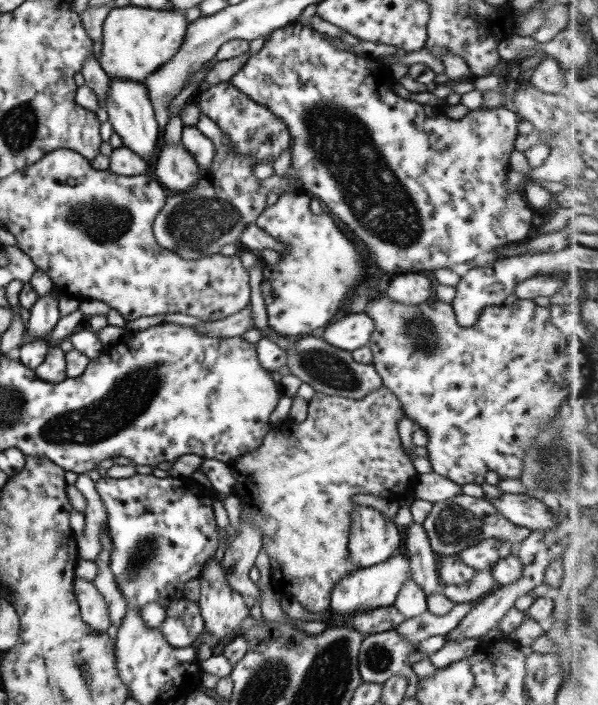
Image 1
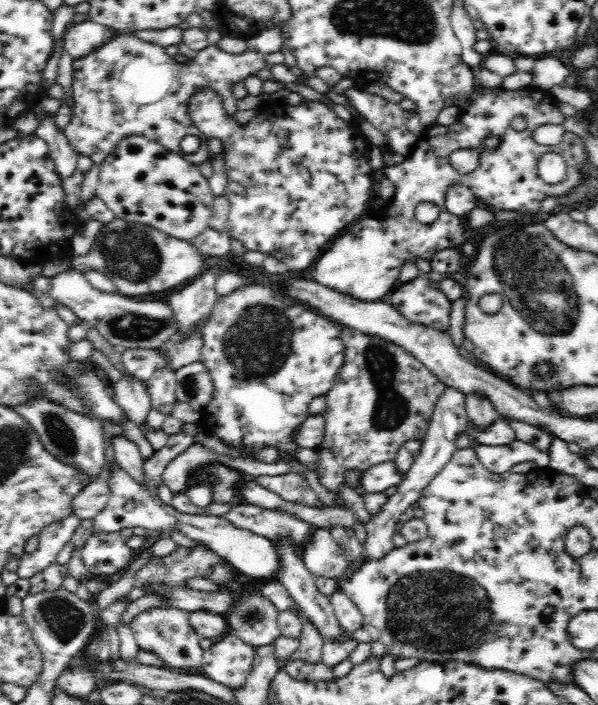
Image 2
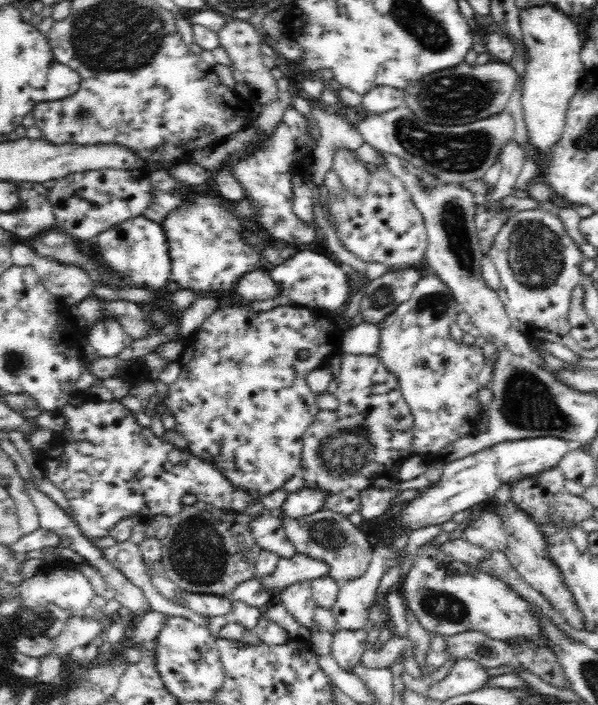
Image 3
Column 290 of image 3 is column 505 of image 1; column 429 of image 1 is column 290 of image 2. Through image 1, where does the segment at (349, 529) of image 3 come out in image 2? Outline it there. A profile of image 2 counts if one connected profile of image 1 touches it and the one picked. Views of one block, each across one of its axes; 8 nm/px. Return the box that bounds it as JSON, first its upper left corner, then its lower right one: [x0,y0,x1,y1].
[223,502,312,550]

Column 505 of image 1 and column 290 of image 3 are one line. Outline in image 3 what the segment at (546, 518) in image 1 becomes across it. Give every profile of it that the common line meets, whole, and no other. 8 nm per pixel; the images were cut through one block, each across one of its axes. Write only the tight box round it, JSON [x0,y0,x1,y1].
[280,486,328,518]

